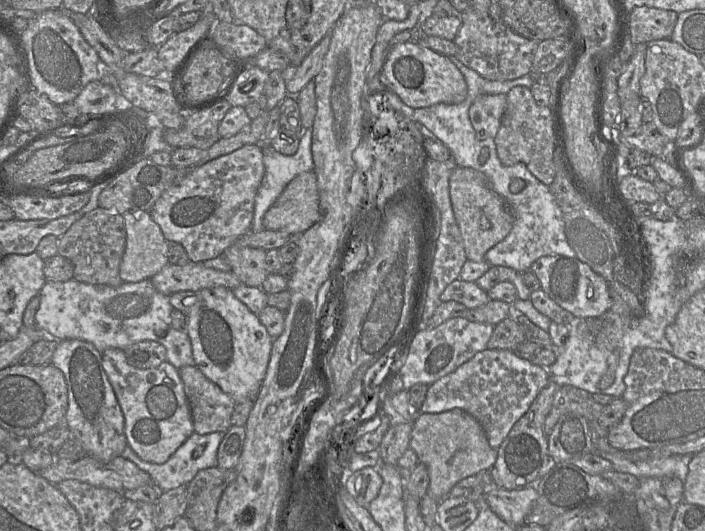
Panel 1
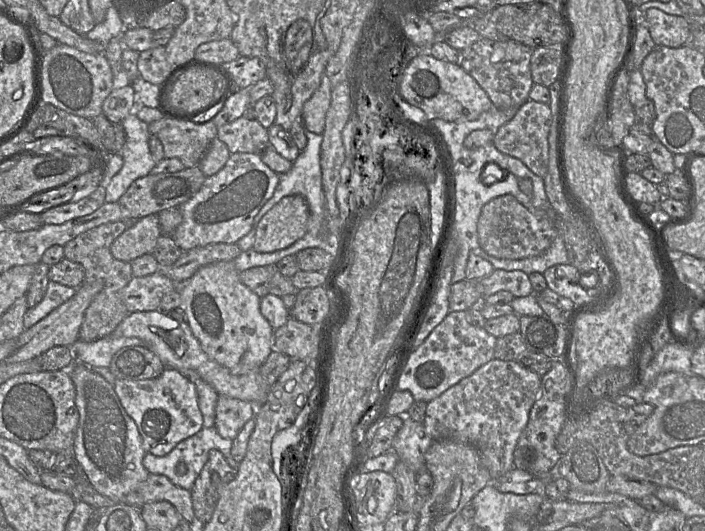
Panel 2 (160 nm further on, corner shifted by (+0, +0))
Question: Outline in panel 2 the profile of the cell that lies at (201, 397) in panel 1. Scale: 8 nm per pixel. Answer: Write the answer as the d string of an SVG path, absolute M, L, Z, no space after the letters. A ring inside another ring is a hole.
M219 395L214 428L222 438L234 440L246 422L255 415L256 407L249 402Z

